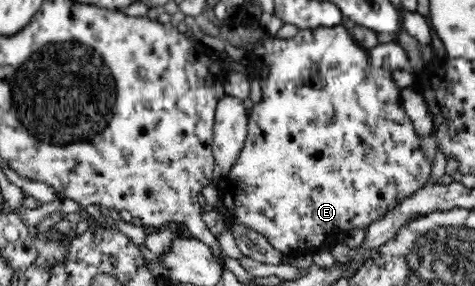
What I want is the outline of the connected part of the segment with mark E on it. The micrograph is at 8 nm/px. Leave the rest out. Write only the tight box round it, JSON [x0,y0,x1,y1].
[214,23,431,251]

